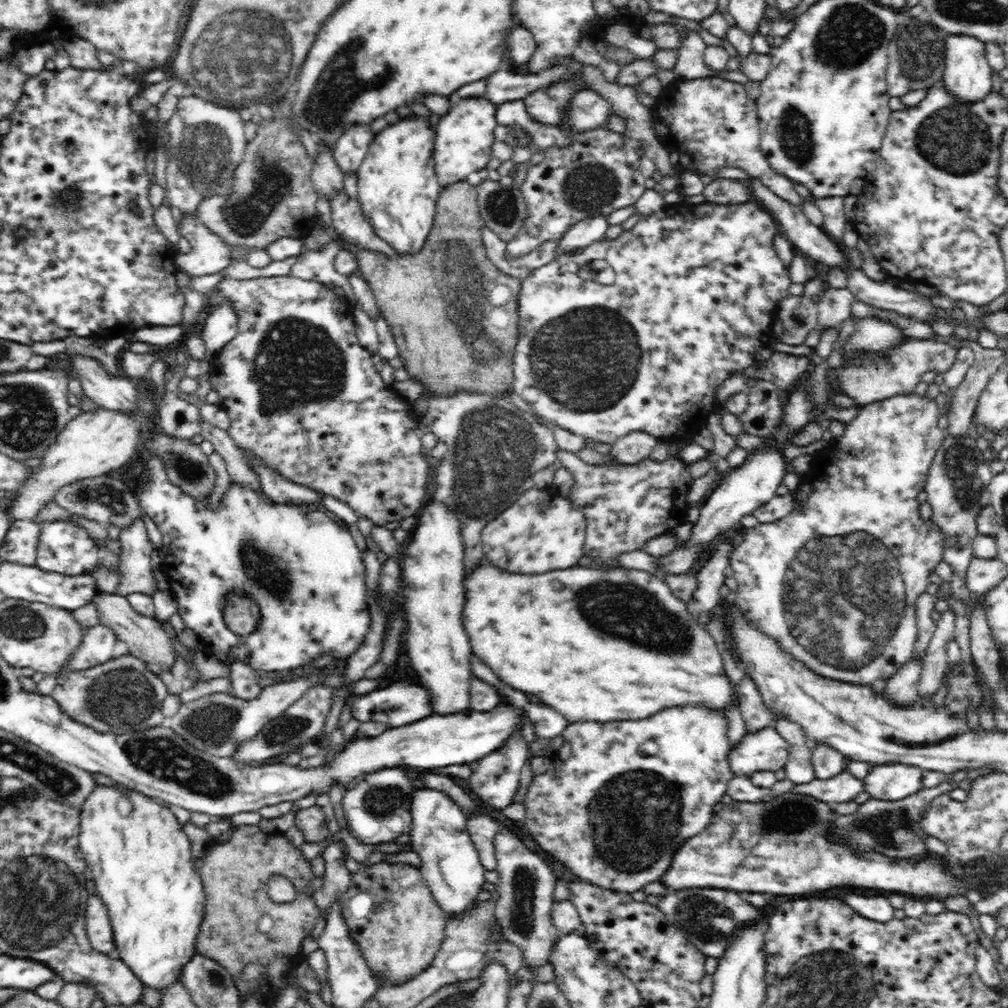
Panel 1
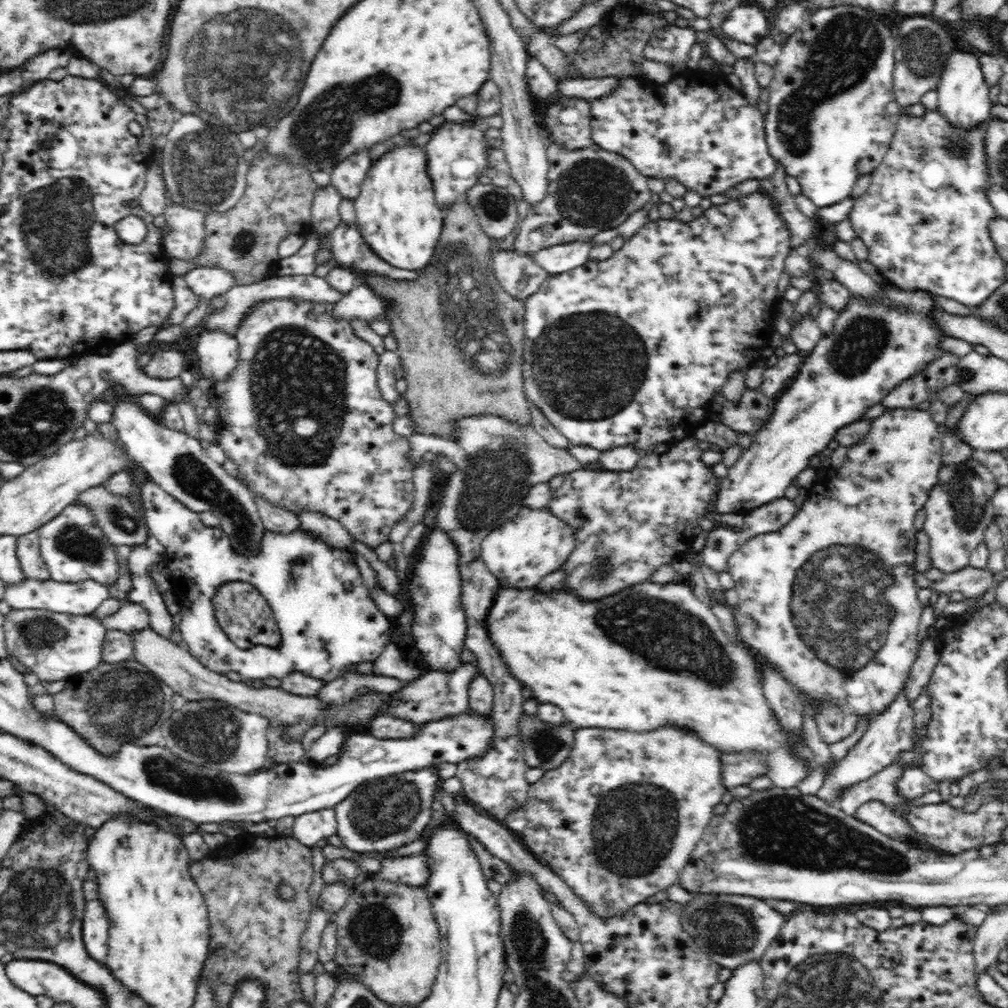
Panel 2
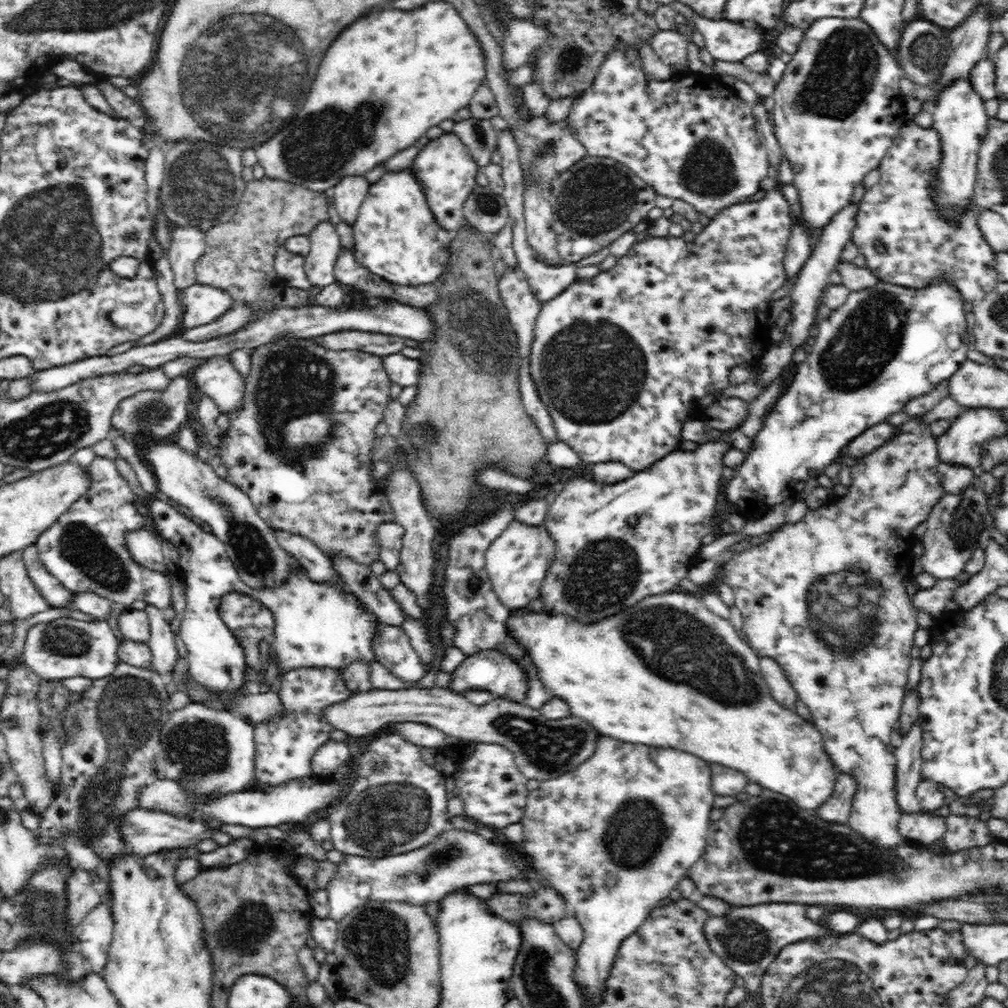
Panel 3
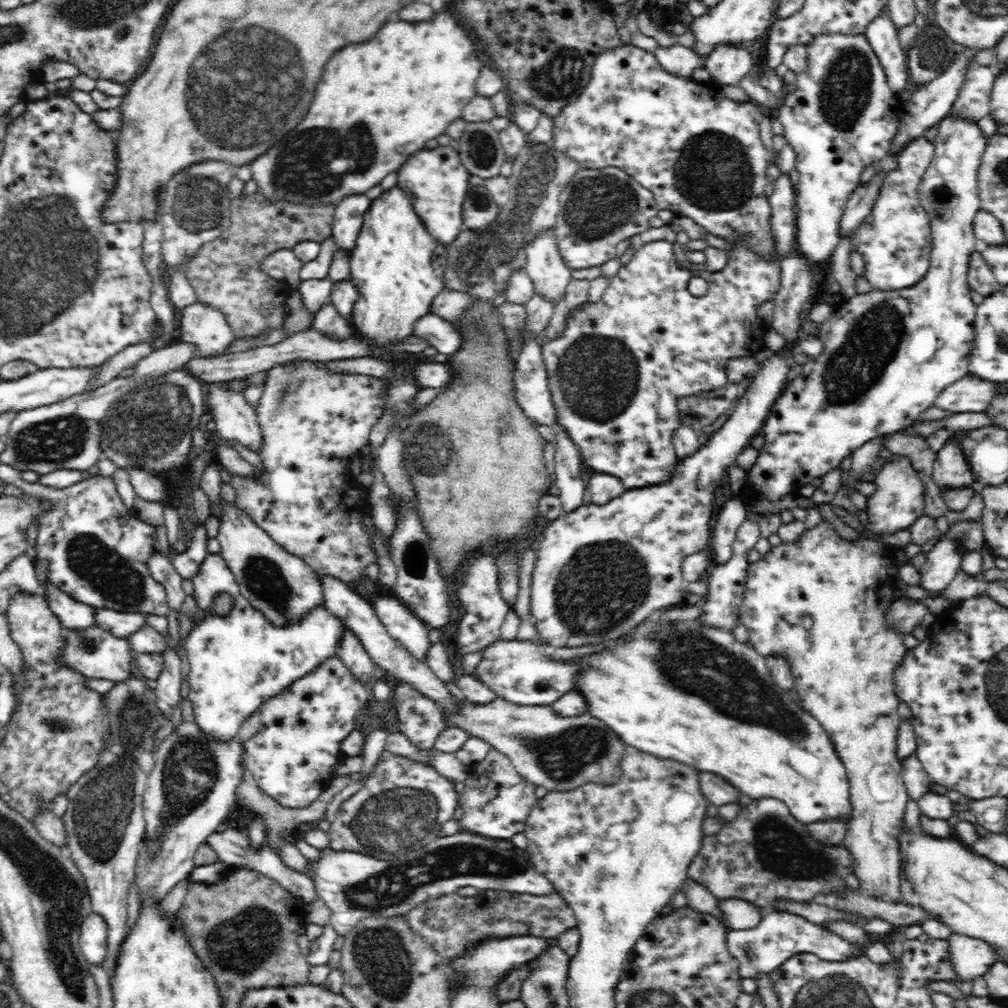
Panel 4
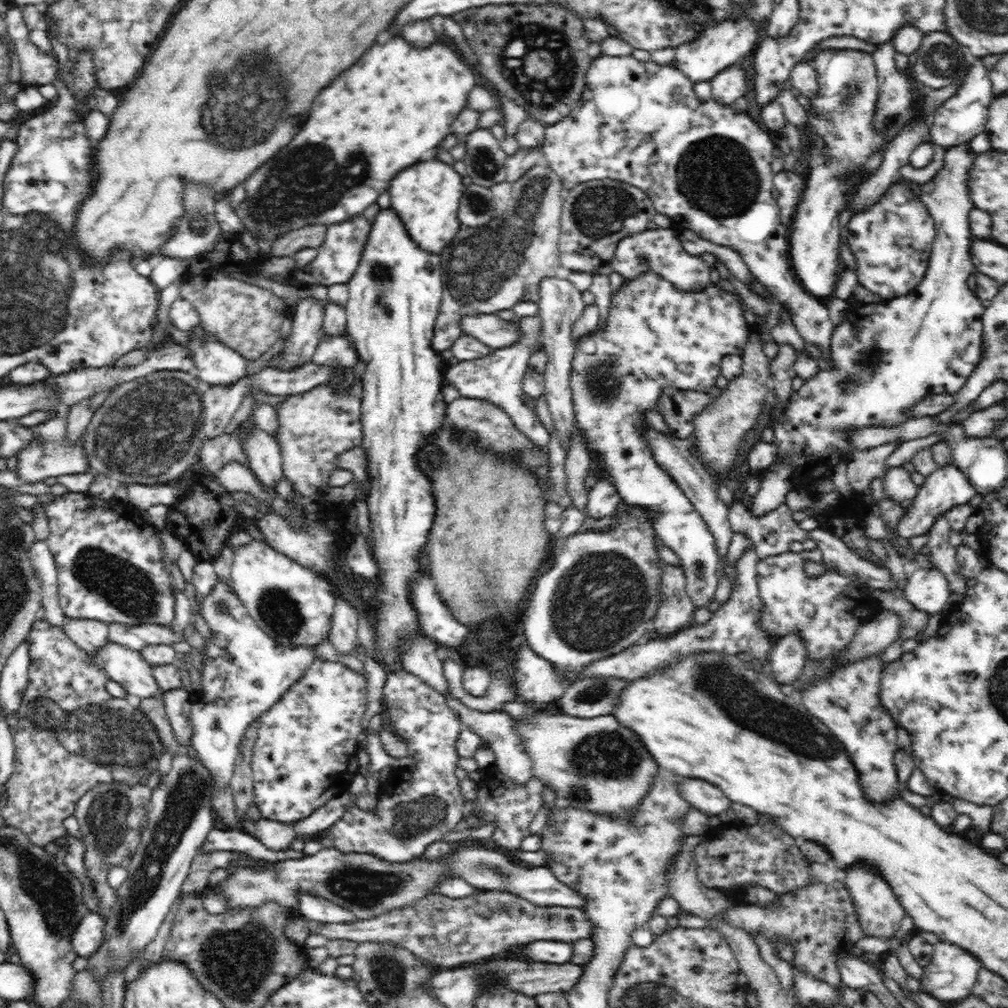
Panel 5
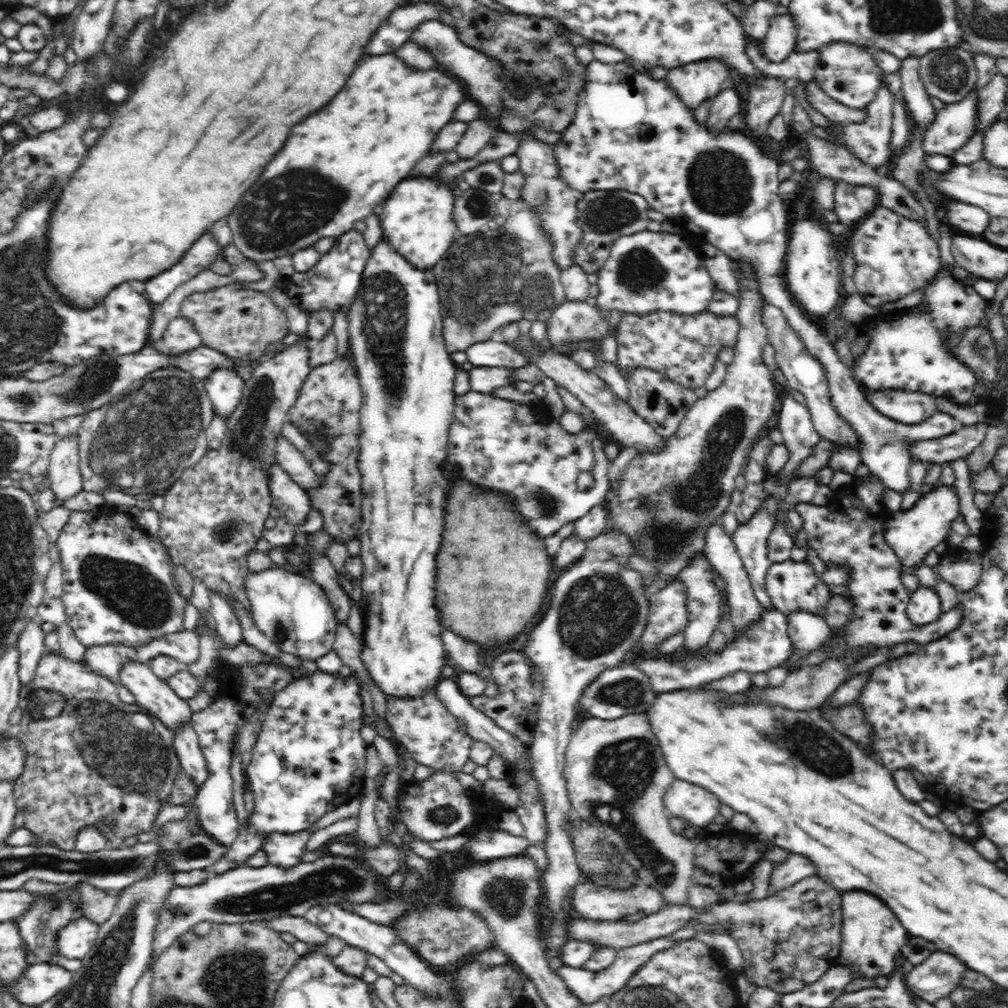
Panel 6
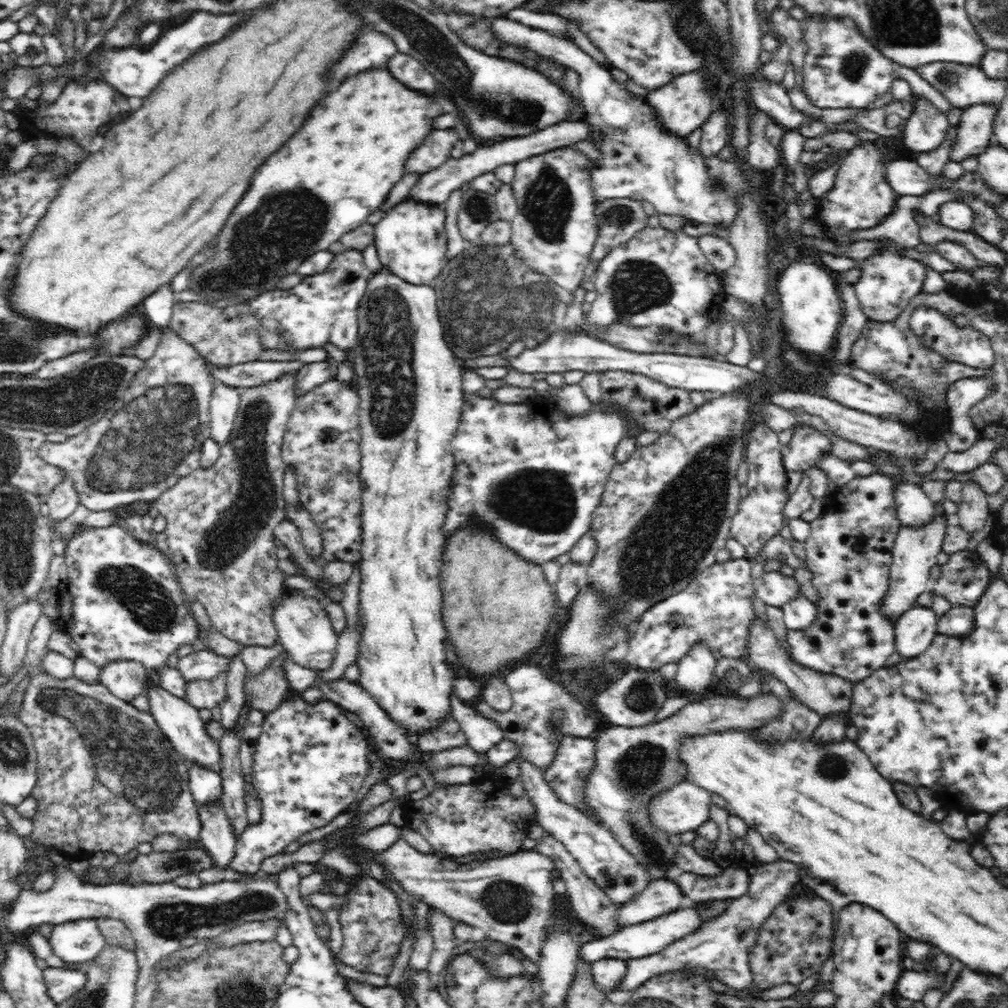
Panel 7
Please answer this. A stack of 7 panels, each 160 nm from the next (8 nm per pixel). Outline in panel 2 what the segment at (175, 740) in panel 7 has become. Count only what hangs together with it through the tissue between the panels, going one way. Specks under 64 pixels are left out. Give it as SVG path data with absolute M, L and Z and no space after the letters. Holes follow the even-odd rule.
M11 608L4 617L8 653L46 683L85 674L104 664L102 650L106 630L101 620L94 616L60 614L49 610Z

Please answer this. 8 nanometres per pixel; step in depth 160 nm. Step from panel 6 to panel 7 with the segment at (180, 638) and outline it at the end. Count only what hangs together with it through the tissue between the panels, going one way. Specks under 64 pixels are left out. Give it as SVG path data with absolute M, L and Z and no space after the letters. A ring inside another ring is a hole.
M202 650L180 658L178 670L188 681L210 681L230 670L231 658L217 656L208 650Z

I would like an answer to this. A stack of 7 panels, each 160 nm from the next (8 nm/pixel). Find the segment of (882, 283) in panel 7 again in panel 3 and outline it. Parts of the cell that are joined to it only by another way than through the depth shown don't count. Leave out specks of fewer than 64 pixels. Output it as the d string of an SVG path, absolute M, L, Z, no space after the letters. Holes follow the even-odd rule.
M906 119L902 126L900 126L898 135L894 137L894 144L890 146L886 156L882 159L882 163L879 165L881 175L880 181L875 186L872 186L872 188L866 189L864 197L858 203L859 212L855 216L855 228L852 232L851 240L854 244L856 244L859 253L866 258L866 264L868 265L867 269L870 270L872 274L875 274L880 281L911 289L921 289L928 286L933 280L943 278L950 279L950 281L956 285L958 293L962 293L964 301L967 302L968 305L971 305L974 301L982 301L986 294L988 294L991 290L994 290L995 286L998 286L998 273L995 269L996 253L988 245L988 242L984 239L982 232L978 229L977 221L981 210L975 204L972 204L967 209L967 212L963 213L956 222L946 219L944 215L940 215L940 211L938 211L938 204L934 203L934 196L930 195L930 186L932 186L932 181L936 178L936 174L938 174L940 159L941 140L938 131L933 126L929 129L924 129L919 125L916 125L912 119ZM878 246L884 247L884 252L878 252L878 250L876 250Z

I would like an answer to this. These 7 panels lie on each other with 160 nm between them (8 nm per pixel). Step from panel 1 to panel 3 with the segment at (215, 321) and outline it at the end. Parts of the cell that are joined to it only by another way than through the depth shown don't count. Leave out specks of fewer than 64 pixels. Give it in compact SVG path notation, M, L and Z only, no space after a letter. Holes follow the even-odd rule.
M210 356L194 370L194 382L201 394L214 400L222 414L236 410L242 404L245 379L236 370L229 356Z

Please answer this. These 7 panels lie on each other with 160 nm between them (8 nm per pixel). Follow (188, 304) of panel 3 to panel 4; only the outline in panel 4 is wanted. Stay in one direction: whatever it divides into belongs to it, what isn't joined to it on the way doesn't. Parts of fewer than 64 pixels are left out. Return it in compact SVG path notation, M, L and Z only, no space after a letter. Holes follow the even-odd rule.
M198 300L183 309L180 339L197 348L197 356L212 358L228 353L235 336L220 311Z

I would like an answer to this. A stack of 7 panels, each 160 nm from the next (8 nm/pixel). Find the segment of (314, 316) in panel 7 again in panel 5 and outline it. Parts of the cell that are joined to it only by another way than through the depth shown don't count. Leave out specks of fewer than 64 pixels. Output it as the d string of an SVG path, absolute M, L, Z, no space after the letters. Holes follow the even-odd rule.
M363 214L331 225L327 228L325 242L317 249L316 258L302 268L295 268L287 276L291 280L290 284L296 288L310 286L310 284L320 284L326 287L334 284L347 284L358 268L370 232L371 224L363 218Z

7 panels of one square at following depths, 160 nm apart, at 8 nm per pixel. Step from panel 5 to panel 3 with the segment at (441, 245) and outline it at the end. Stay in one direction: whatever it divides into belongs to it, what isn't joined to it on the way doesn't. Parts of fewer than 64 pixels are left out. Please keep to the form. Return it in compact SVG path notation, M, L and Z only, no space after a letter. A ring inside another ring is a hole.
M452 132L443 133L438 140L432 140L413 159L412 169L422 185L426 203L440 227L450 232L458 232L466 224L463 207L476 188L479 167L474 163L466 145Z

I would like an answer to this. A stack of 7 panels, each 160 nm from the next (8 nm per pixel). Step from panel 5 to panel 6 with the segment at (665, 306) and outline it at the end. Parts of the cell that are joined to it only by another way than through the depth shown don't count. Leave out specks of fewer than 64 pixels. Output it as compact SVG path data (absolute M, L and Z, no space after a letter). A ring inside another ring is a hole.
M708 310L700 315L676 315L665 311L648 315L622 315L616 324L616 367L626 375L632 369L648 368L683 387L704 387L705 380L712 374L717 352L723 346L735 346L740 327L736 316L718 317ZM696 554L694 558L690 558L690 562L686 564L686 568L678 574L678 580L686 585L686 609L688 609L688 623L684 630L683 648L686 653L694 655L695 653L704 653L708 647L708 642L712 638L714 628L719 622L719 608L721 605L721 594L713 581L712 566L708 563L706 556Z

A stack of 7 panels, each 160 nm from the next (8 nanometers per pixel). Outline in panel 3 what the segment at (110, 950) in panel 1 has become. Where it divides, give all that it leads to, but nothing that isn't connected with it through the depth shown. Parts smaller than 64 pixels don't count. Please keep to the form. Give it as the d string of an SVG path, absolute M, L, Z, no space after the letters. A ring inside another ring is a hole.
M102 902L92 908L76 928L78 950L88 959L94 973L101 974L106 966L113 933L112 909Z

